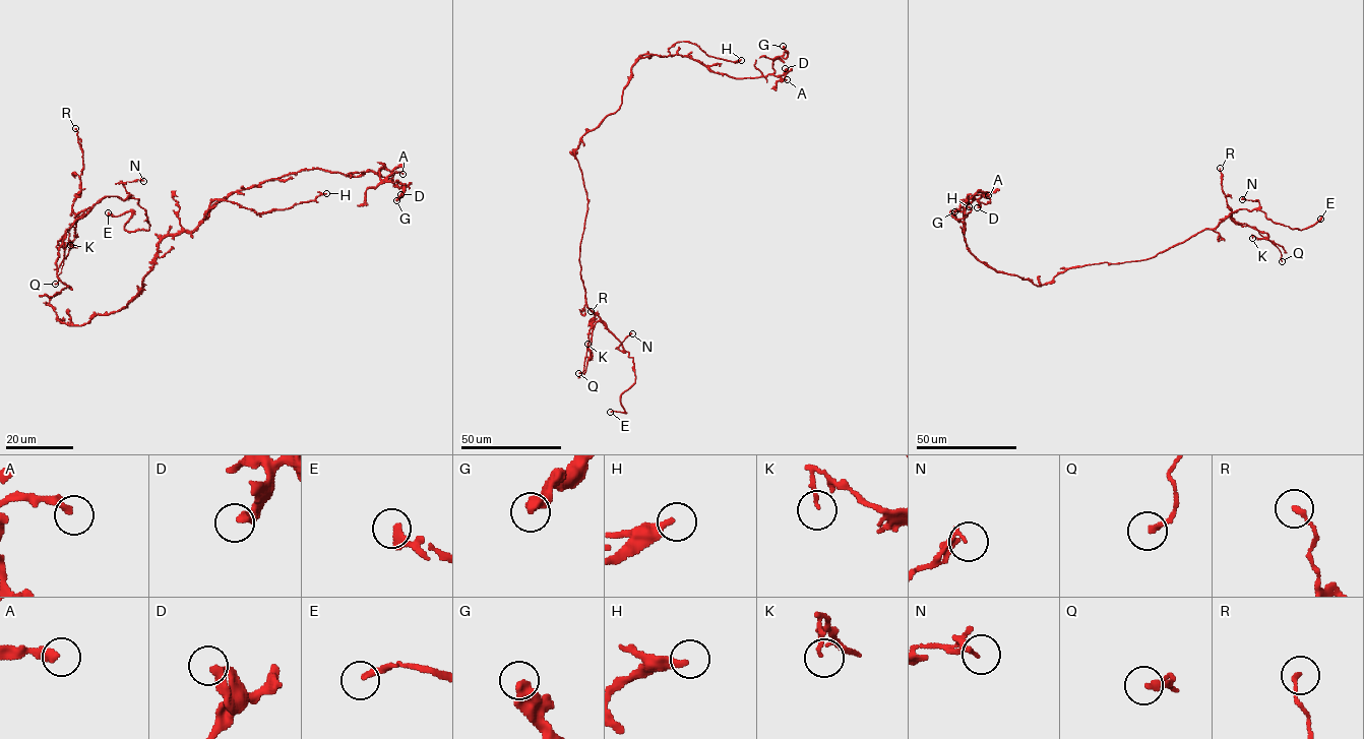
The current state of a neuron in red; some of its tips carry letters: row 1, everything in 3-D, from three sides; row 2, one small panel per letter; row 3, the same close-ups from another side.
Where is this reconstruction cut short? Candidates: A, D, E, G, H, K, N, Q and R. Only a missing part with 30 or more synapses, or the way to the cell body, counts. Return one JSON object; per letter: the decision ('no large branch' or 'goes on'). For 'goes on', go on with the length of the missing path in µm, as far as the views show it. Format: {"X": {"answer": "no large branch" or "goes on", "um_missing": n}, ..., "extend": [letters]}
{"A": {"answer": "no large branch"}, "D": {"answer": "no large branch"}, "E": {"answer": "goes on", "um_missing": 6}, "G": {"answer": "no large branch"}, "H": {"answer": "no large branch"}, "K": {"answer": "no large branch"}, "N": {"answer": "no large branch"}, "Q": {"answer": "no large branch"}, "R": {"answer": "no large branch"}, "extend": ["E"]}

